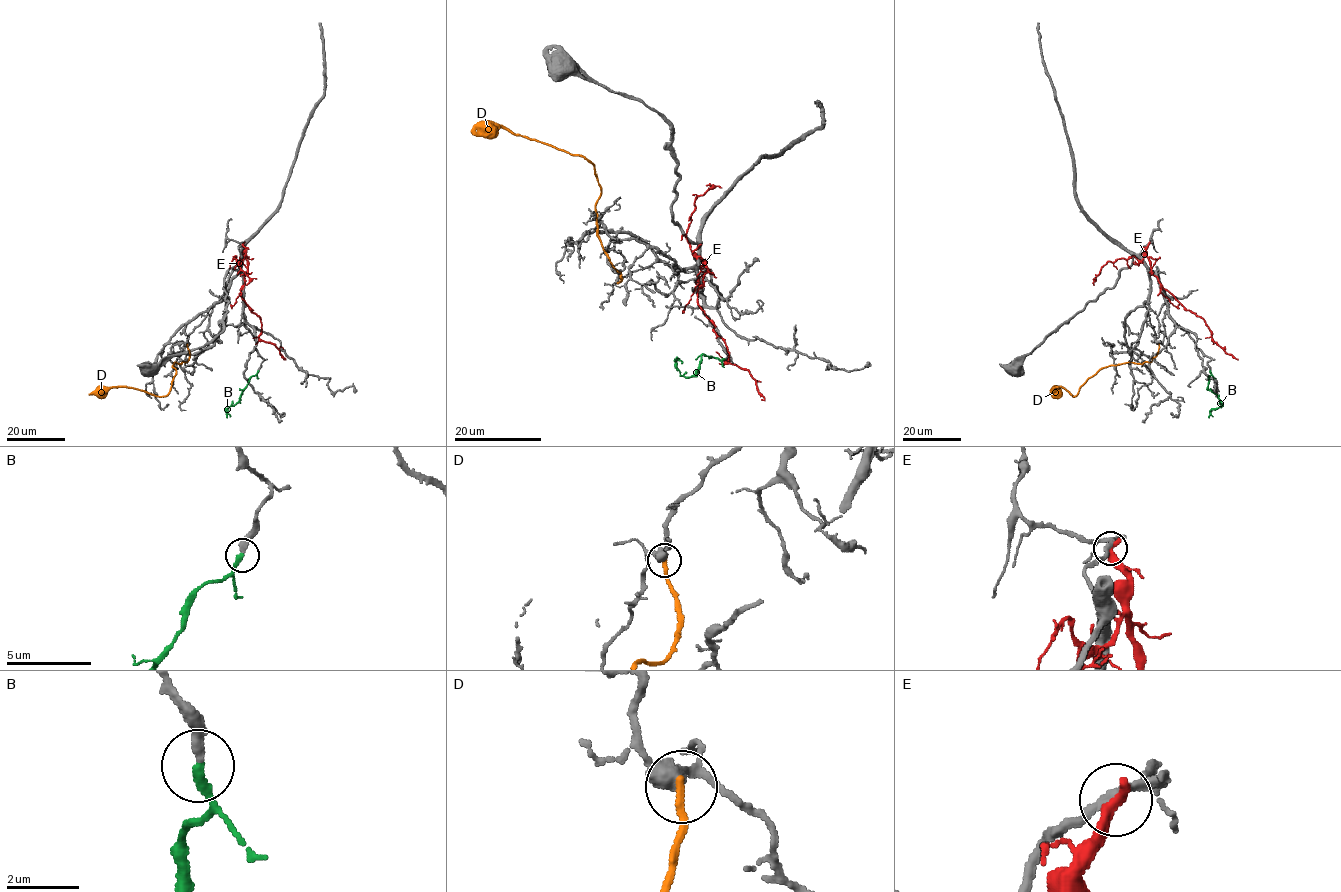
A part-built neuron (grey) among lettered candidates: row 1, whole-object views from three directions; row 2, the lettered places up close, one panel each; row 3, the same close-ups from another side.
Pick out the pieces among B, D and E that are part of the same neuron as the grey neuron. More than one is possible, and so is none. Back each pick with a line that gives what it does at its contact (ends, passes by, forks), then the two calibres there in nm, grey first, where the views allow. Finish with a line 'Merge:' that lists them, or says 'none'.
B: it ends there; 340 nm thick on the grey side, 280 nm on the other
Merge: B

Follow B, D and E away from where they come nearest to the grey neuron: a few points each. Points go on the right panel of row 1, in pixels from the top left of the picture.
B: (1210, 371), (1207, 388), (1222, 404), (1211, 410), (1213, 416)
D: (1159, 344), (1157, 354), (1150, 362), (1106, 366), (1087, 380), (1075, 396), (1063, 387), (1054, 387), (1057, 394)
E: (1148, 244), (1145, 256), (1159, 283), (1187, 310), (1202, 318), (1211, 338), (1237, 360)

